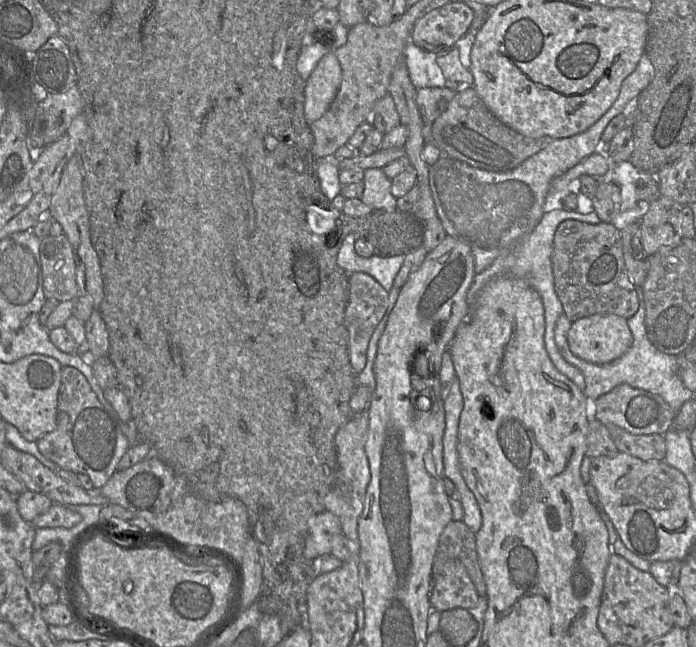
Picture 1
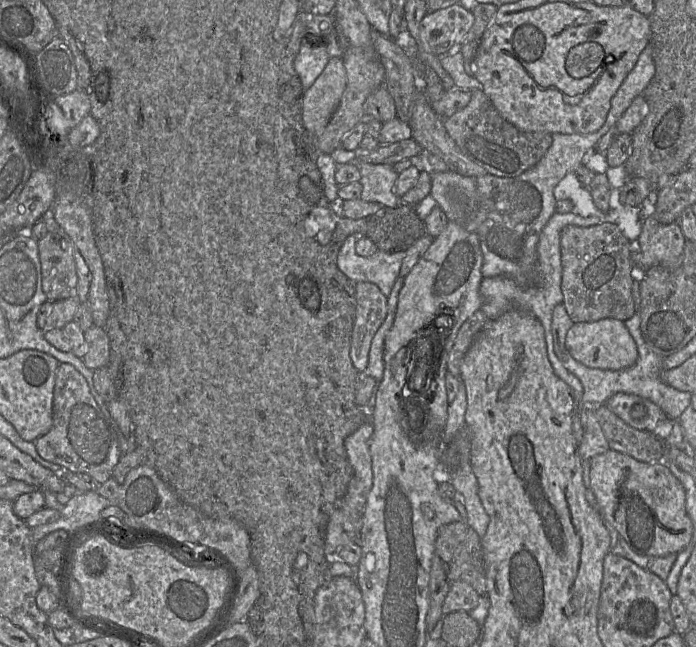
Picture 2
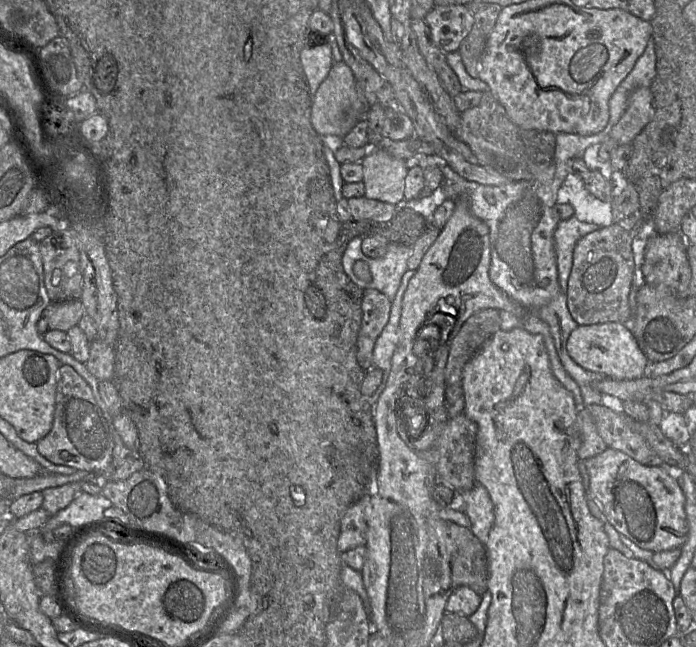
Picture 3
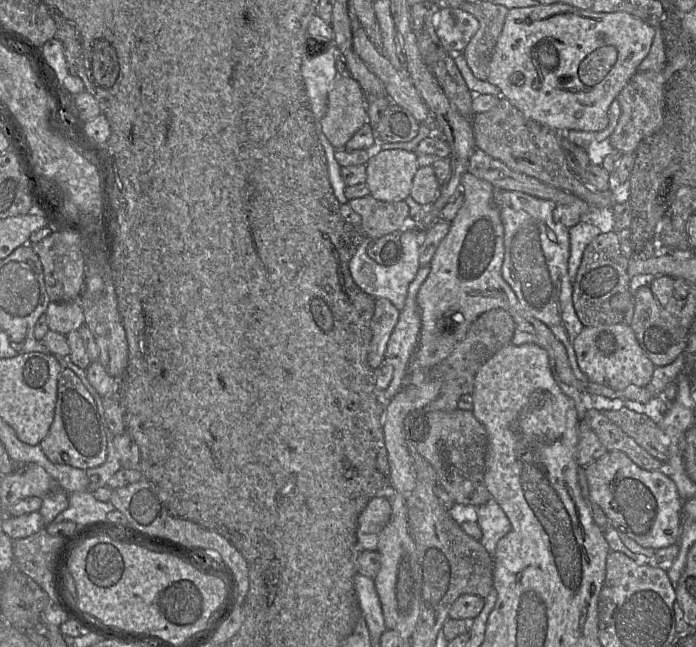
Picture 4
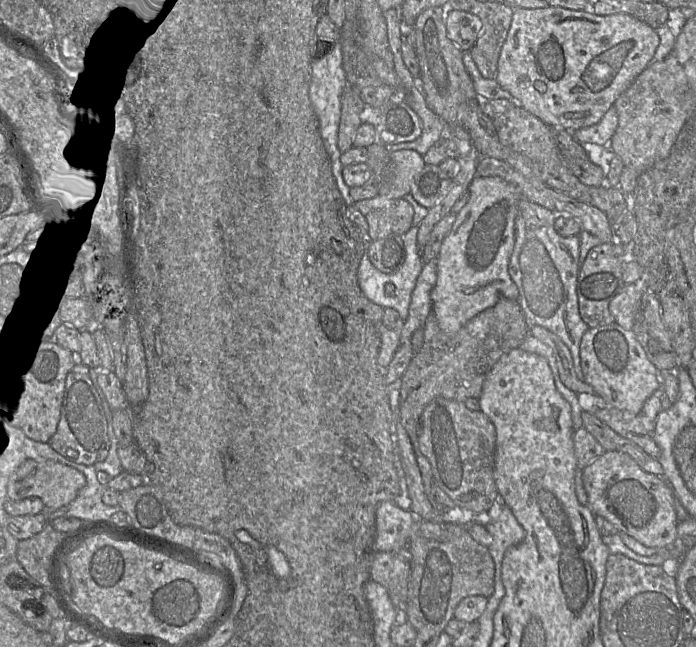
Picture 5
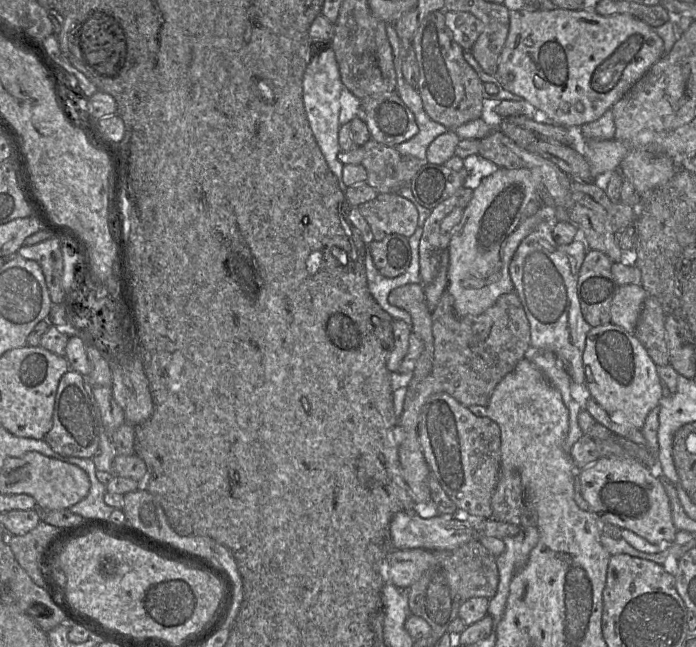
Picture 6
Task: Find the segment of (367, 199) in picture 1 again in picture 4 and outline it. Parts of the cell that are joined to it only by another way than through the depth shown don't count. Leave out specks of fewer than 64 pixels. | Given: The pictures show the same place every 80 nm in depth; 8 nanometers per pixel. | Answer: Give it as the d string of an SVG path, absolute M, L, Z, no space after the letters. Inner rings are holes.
M375 149L366 168L370 196L380 201L395 202L410 196L414 176L420 167L416 152Z

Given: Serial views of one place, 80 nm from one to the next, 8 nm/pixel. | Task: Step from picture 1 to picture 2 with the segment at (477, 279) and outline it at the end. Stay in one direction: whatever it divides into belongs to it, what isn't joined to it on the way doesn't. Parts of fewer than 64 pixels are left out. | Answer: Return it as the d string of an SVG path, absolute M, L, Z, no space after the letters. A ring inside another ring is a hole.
M555 212L540 234L537 246L537 263L535 268L536 279L533 283L526 283L509 276L500 275L489 278L483 277L479 288L480 295L483 300L481 310L486 314L489 320L497 319L509 311L519 311L531 314L540 321L544 328L547 354L552 368L555 374L572 389L578 401L581 401L582 399L583 386L580 380L569 372L556 356L551 329L553 310L558 304L563 303L563 293L561 290L561 232L568 225L589 227L600 223L601 221L599 217L595 216L582 217L574 214L573 212L566 214Z

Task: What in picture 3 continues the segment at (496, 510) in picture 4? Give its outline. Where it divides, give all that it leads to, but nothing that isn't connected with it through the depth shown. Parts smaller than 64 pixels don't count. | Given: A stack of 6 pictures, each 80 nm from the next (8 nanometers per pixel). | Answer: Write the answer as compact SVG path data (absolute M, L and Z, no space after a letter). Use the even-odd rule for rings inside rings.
M477 484L462 494L464 513L470 520L470 530L485 545L494 524L494 506L487 490Z

